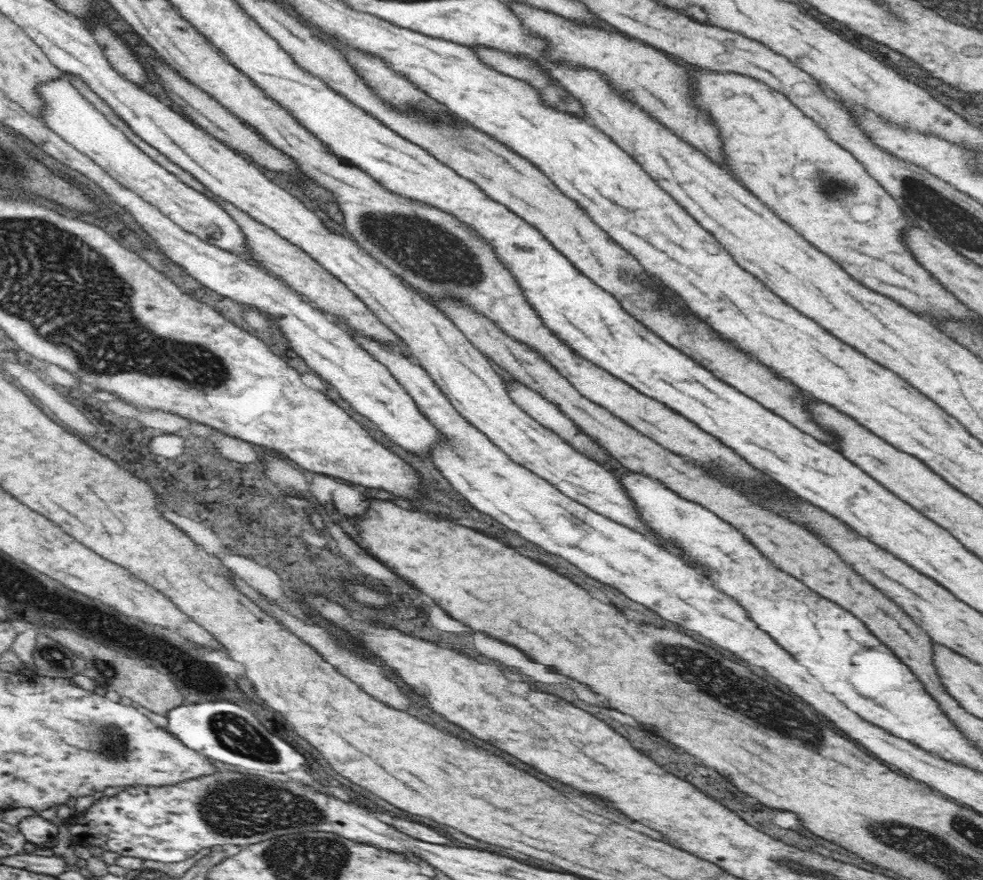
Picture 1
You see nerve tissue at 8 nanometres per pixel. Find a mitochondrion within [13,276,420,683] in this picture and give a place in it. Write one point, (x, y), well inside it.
(58, 662)

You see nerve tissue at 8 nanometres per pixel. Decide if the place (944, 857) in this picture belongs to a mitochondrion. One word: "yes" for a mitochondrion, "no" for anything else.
yes

